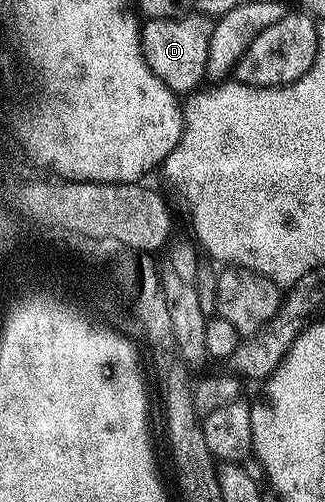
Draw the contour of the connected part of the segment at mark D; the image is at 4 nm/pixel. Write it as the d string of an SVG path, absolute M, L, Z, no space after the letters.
M179 16L169 20L146 20L140 28L142 57L147 66L176 94L190 94L206 80L208 42L212 42L214 20L209 16Z

